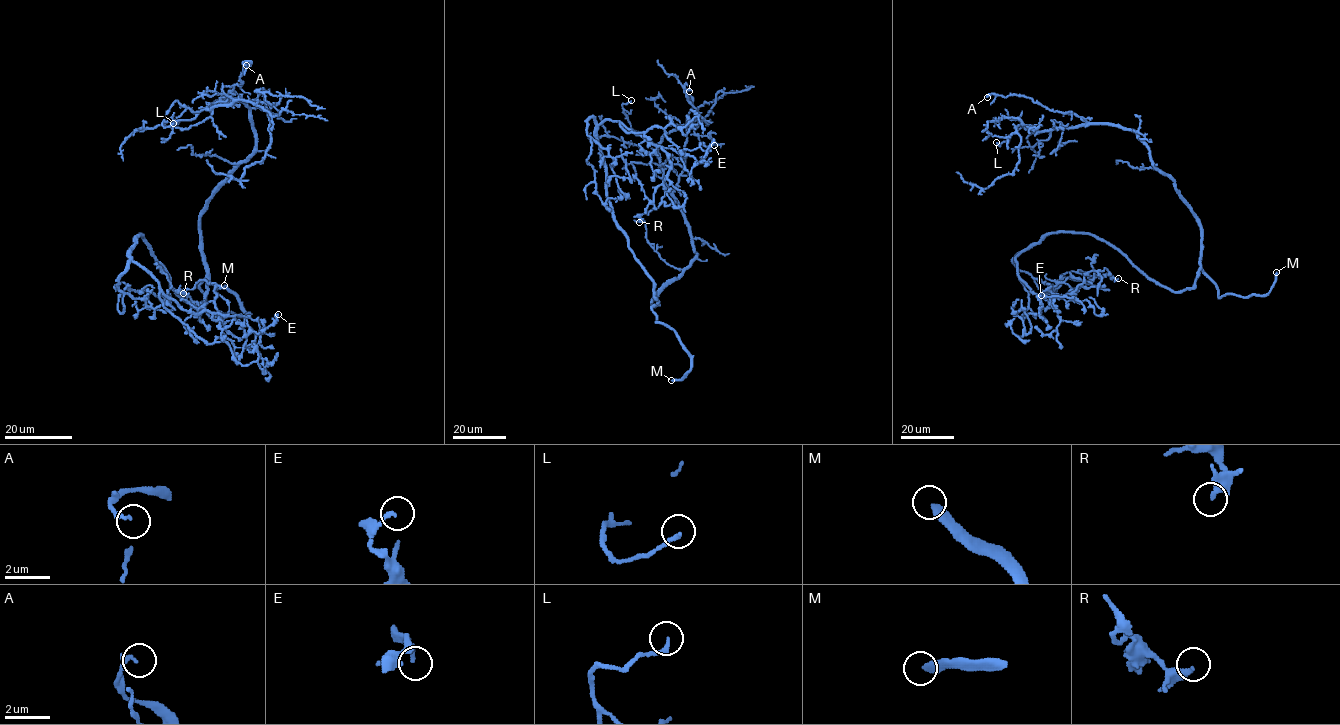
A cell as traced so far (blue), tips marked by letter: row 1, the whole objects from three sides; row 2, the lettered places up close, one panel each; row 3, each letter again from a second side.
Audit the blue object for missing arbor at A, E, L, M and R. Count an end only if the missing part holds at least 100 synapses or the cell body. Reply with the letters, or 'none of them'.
M

